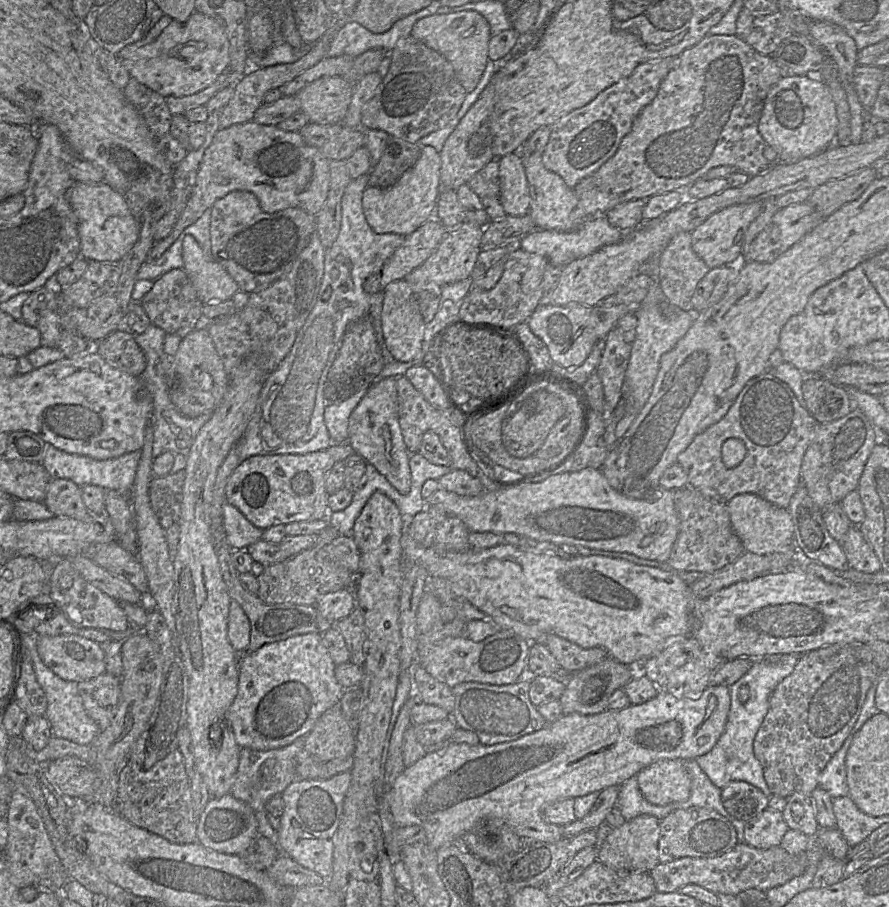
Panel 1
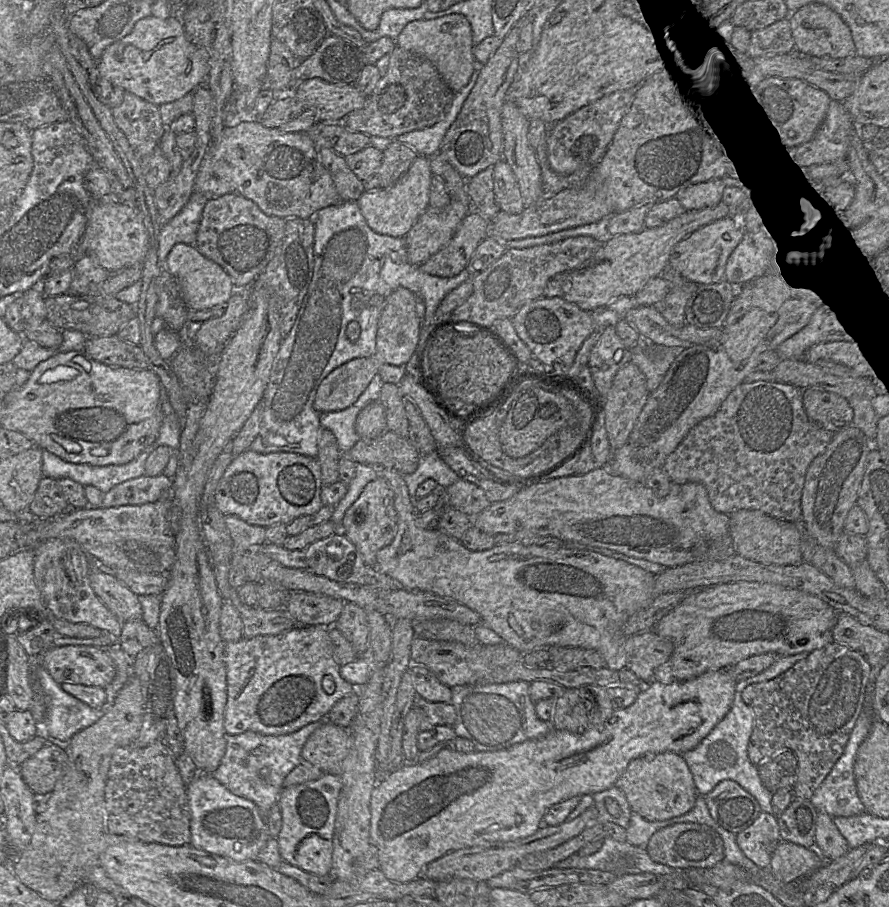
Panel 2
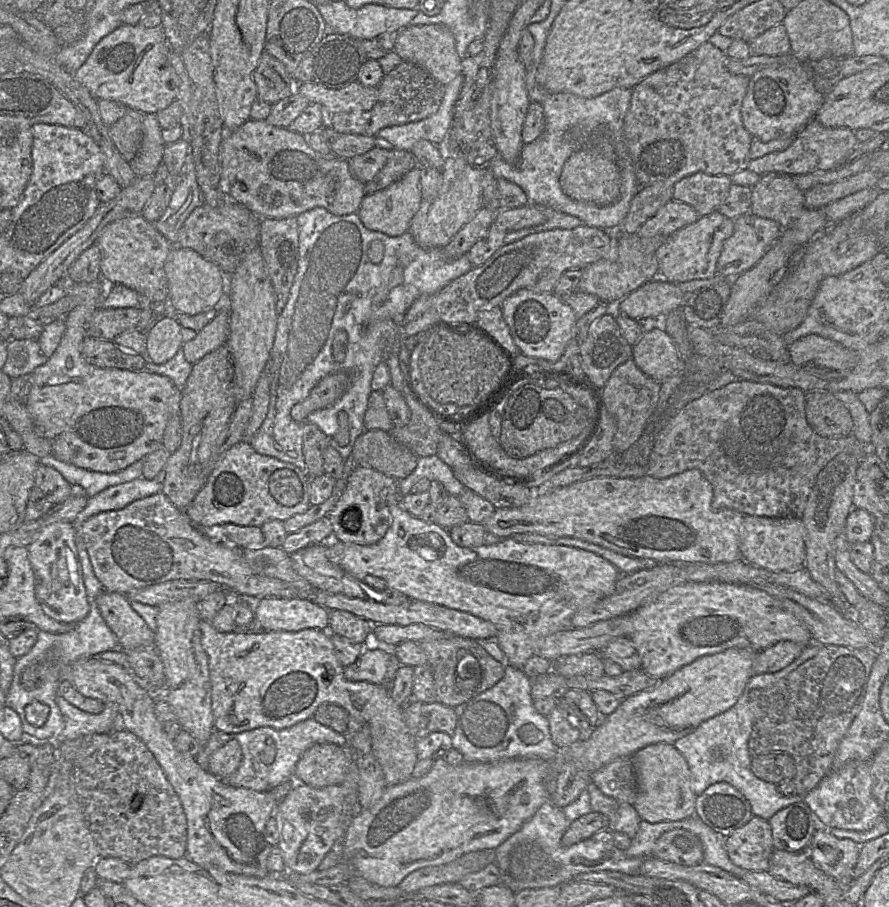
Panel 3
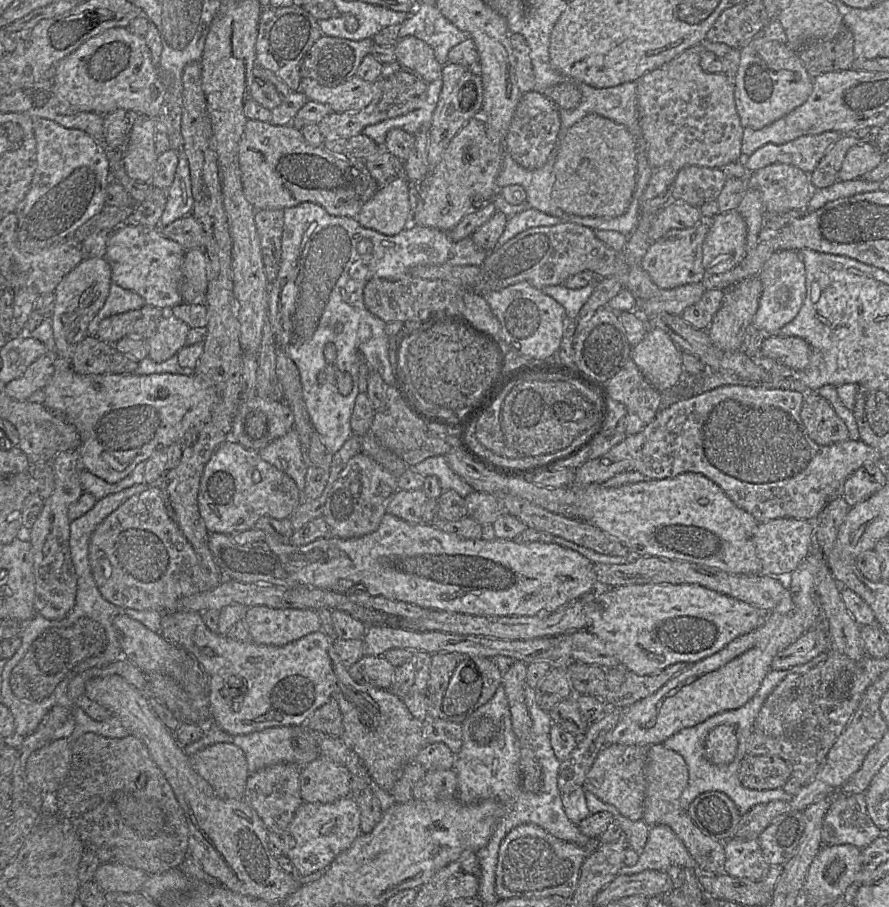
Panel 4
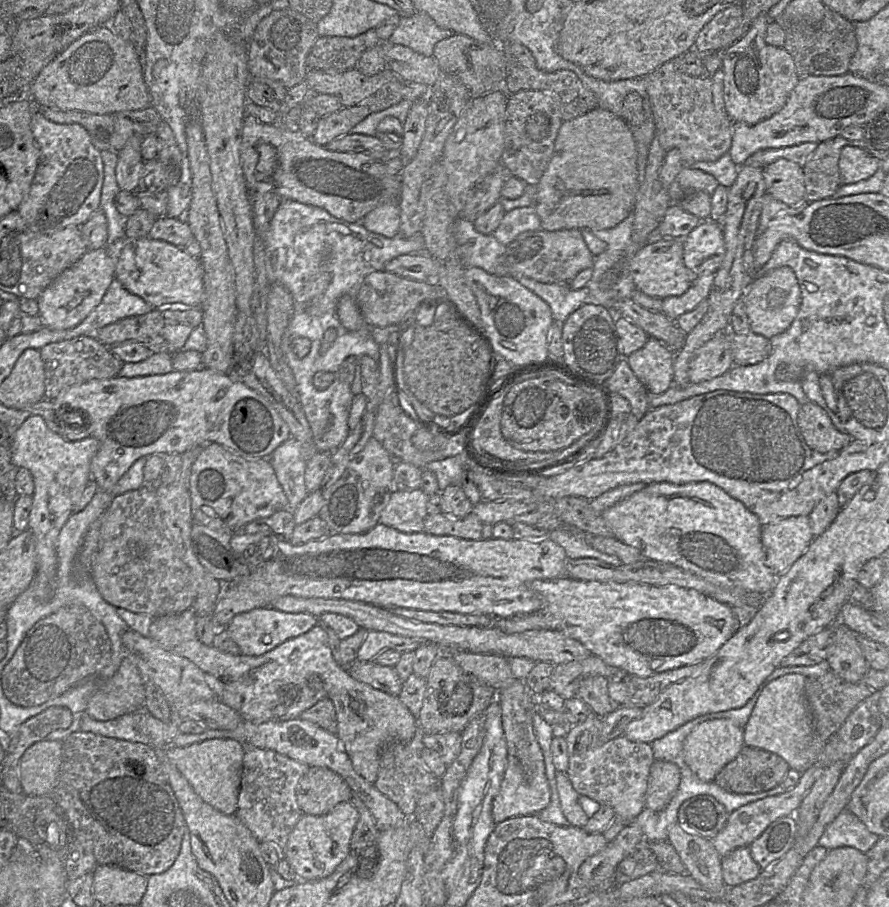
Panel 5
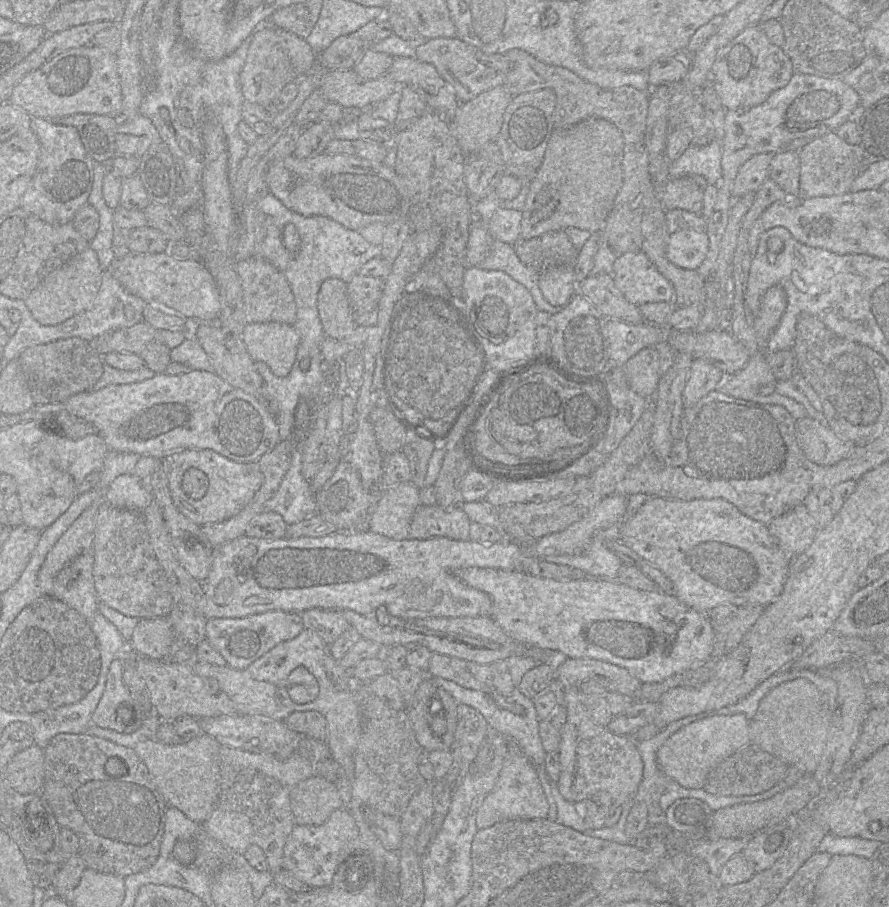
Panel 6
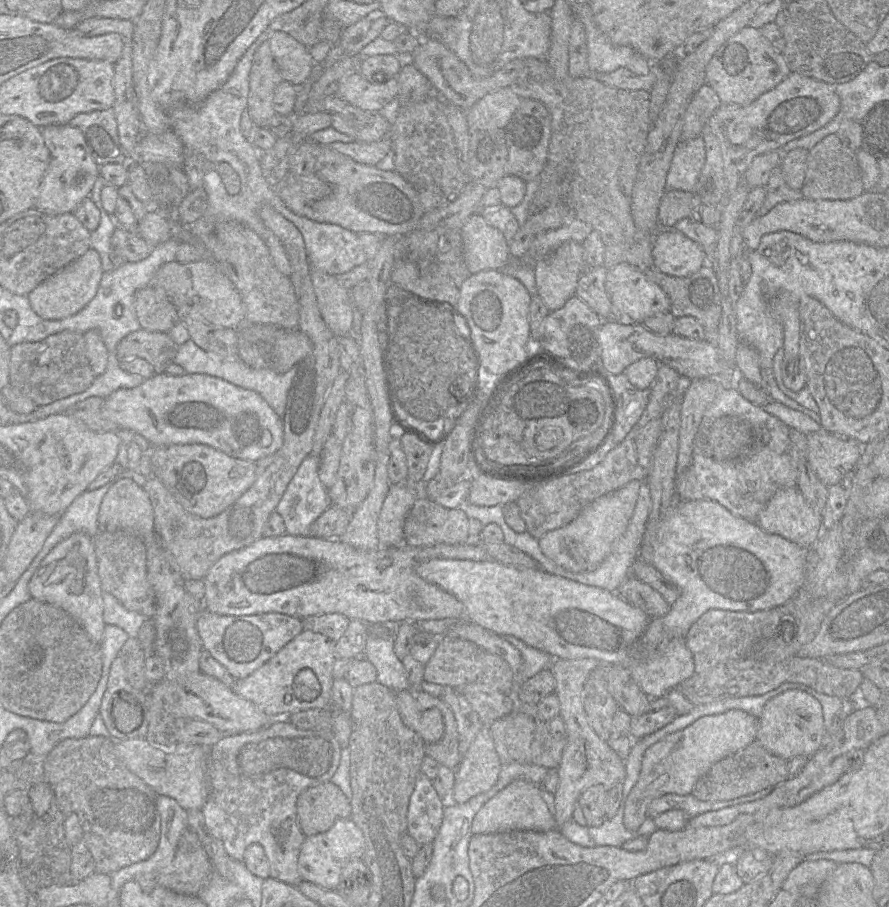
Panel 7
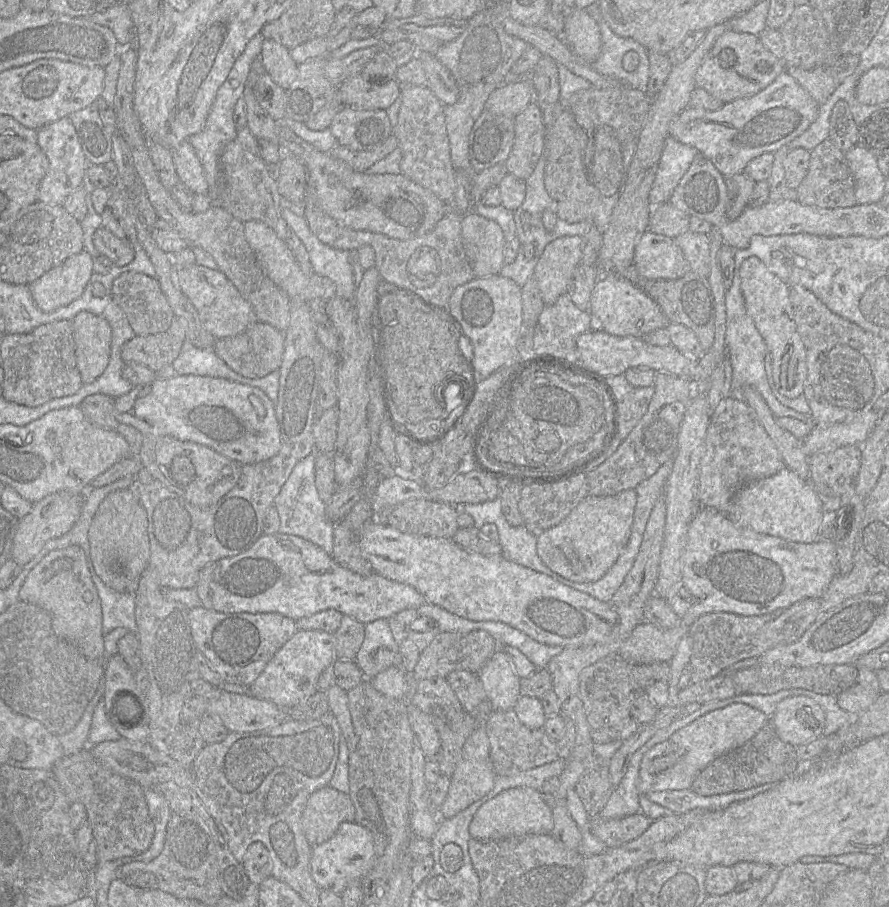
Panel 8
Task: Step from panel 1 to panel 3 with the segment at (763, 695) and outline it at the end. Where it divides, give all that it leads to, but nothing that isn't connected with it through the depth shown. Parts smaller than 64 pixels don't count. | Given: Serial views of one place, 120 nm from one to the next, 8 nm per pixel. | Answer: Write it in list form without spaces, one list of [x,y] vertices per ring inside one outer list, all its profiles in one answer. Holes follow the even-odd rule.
[[[812,643],[805,646],[802,653],[787,667],[773,674],[760,674],[753,675],[747,683],[742,695],[740,696],[737,703],[728,711],[706,721],[699,725],[689,735],[677,740],[673,745],[685,758],[689,770],[692,776],[692,791],[699,797],[702,795],[710,786],[719,782],[726,782],[736,788],[743,796],[749,801],[754,817],[760,817],[765,820],[772,818],[777,812],[802,801],[796,794],[791,797],[784,797],[778,791],[778,786],[772,783],[765,782],[757,778],[751,771],[752,756],[749,752],[748,741],[752,732],[753,717],[754,714],[750,708],[749,694],[755,689],[767,688],[779,680],[787,677],[790,673],[795,671],[798,667],[804,664],[806,661],[815,657],[820,650],[820,645]]]

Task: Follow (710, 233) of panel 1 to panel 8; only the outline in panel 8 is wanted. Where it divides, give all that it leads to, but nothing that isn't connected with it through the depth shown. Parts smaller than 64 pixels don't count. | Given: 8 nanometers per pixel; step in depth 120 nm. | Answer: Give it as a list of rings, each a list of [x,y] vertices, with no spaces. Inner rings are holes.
[[[604,274],[600,277],[591,293],[588,311],[599,328],[618,337],[645,338],[669,324],[653,298],[630,280],[617,274]]]

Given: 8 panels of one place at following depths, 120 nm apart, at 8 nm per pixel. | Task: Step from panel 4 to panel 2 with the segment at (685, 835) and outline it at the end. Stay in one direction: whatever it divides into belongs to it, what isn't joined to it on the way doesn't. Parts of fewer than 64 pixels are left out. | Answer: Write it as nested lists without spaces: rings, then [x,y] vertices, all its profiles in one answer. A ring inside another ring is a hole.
[[[663,752],[633,759],[617,781],[632,811],[649,821],[663,821],[689,812],[699,795],[693,775],[682,754]]]

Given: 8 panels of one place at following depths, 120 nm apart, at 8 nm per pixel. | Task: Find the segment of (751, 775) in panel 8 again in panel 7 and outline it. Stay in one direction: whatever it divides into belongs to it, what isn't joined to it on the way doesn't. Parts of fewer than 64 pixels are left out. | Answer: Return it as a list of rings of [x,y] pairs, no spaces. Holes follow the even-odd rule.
[[[757,740],[715,763],[695,784],[691,795],[701,801],[725,801],[747,796],[788,779],[788,761],[770,753]]]

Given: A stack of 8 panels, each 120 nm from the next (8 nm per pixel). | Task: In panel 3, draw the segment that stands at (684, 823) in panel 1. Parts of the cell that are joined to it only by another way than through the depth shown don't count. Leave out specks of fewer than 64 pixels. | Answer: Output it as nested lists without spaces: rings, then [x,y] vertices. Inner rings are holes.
[[[680,828],[662,834],[655,843],[652,856],[684,867],[692,867],[703,863],[704,849],[696,835]]]

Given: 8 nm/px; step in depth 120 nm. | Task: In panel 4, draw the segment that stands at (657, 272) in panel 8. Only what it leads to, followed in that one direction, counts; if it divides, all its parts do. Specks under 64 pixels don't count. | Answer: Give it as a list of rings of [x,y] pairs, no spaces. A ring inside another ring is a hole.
[[[737,210],[719,213],[710,220],[710,229],[703,242],[702,264],[707,275],[726,273],[738,266],[747,254],[747,225]]]

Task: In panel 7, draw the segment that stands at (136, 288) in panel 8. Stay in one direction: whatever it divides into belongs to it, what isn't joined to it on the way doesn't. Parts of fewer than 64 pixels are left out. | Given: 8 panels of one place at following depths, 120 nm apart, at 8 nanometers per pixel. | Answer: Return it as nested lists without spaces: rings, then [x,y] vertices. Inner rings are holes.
[[[148,285],[135,293],[135,309],[141,328],[148,331],[167,333],[180,321],[178,309],[155,285]]]

